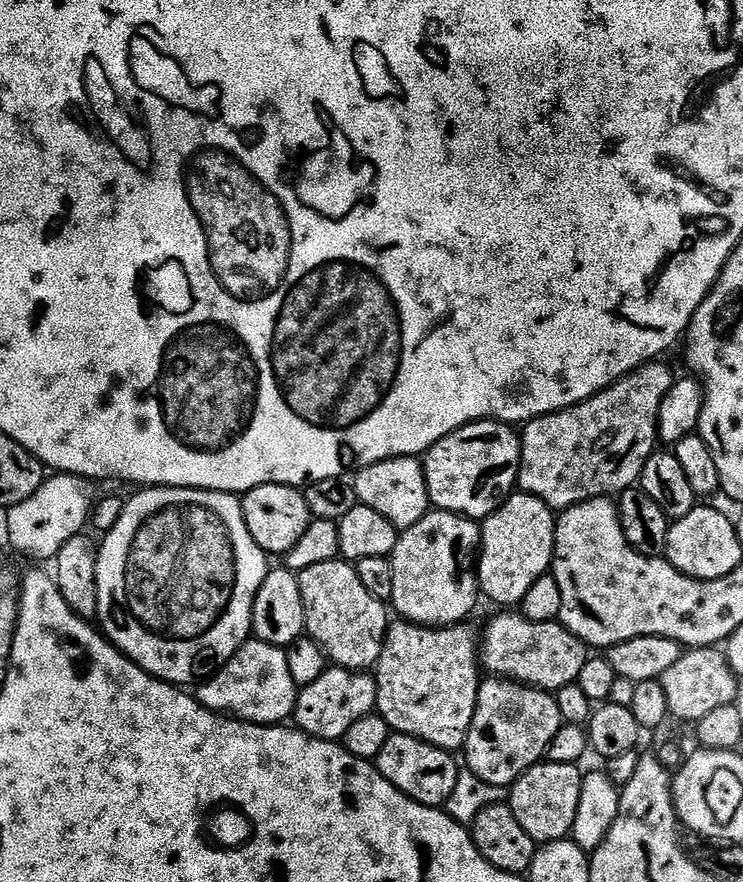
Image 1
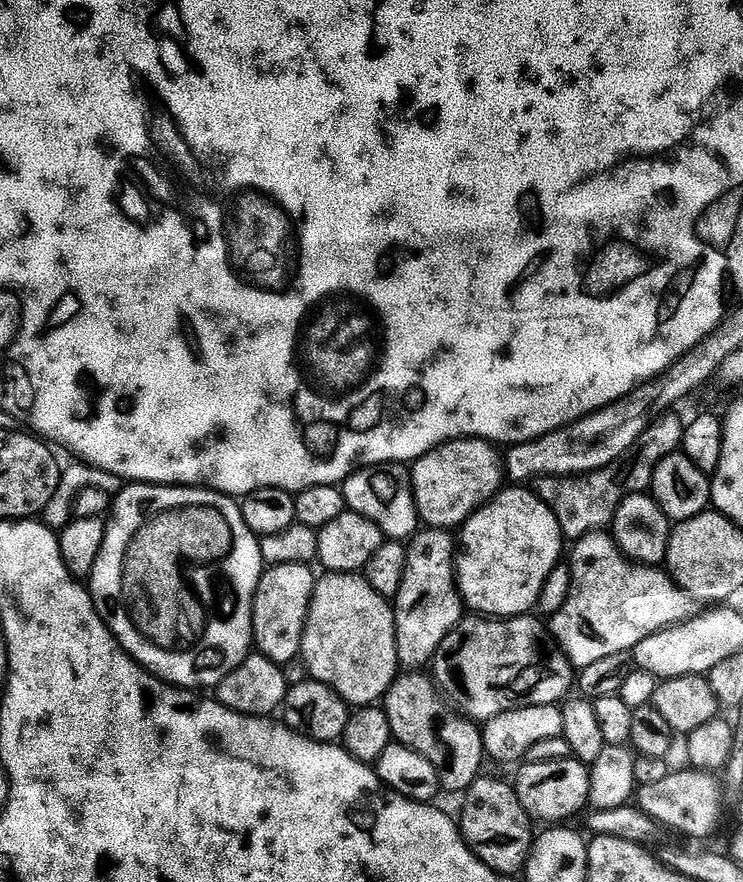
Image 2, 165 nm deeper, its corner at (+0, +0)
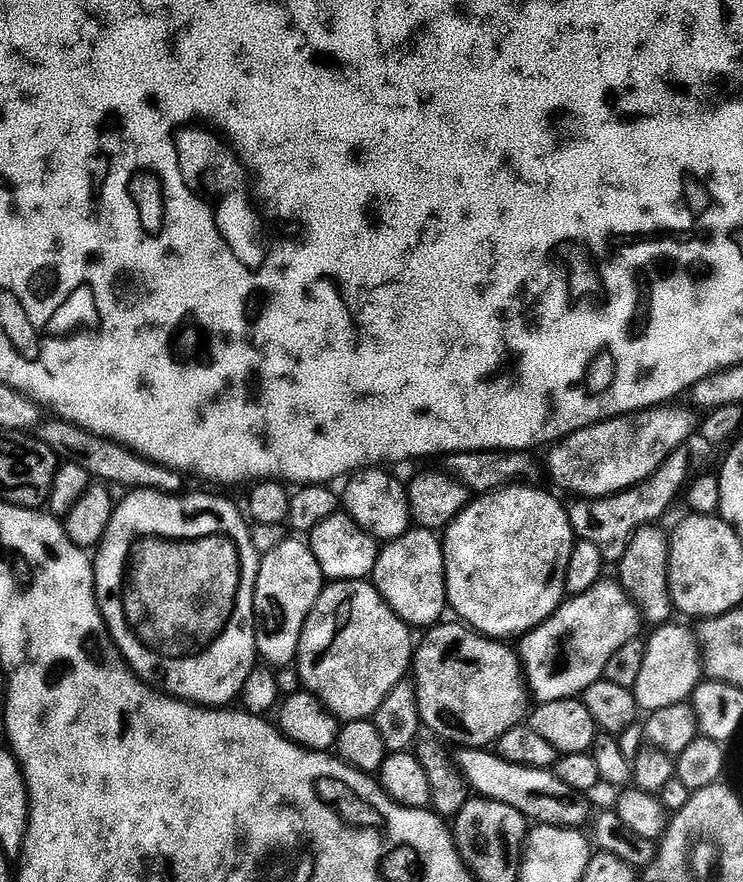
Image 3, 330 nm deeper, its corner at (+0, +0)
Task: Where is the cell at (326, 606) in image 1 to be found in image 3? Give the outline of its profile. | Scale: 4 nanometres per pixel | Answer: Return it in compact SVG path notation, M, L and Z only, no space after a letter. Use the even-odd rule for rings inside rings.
M334 580L325 583L322 594L318 598L318 602L314 602L314 610L310 610L310 614L306 618L306 626L302 630L300 654L298 657L301 685L311 692L312 695L317 696L324 703L325 708L341 721L366 720L375 717L378 706L382 706L382 702L388 697L390 690L394 690L394 686L398 686L398 682L405 679L413 667L414 640L412 644L411 634L413 635L409 625L400 620L398 614L394 614L394 610L390 610L390 606L380 597L378 590L368 580Z

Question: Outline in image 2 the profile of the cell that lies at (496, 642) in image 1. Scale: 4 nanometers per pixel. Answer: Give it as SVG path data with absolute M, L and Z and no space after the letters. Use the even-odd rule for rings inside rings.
M472 614L461 620L460 625L444 639L442 646L438 646L430 665L435 687L449 701L452 699L460 704L464 711L461 713L468 720L487 722L519 708L559 705L569 695L567 692L571 688L573 691L572 665L561 655L551 656L544 652L540 639L546 636L546 628L534 617L529 614L481 618Z

